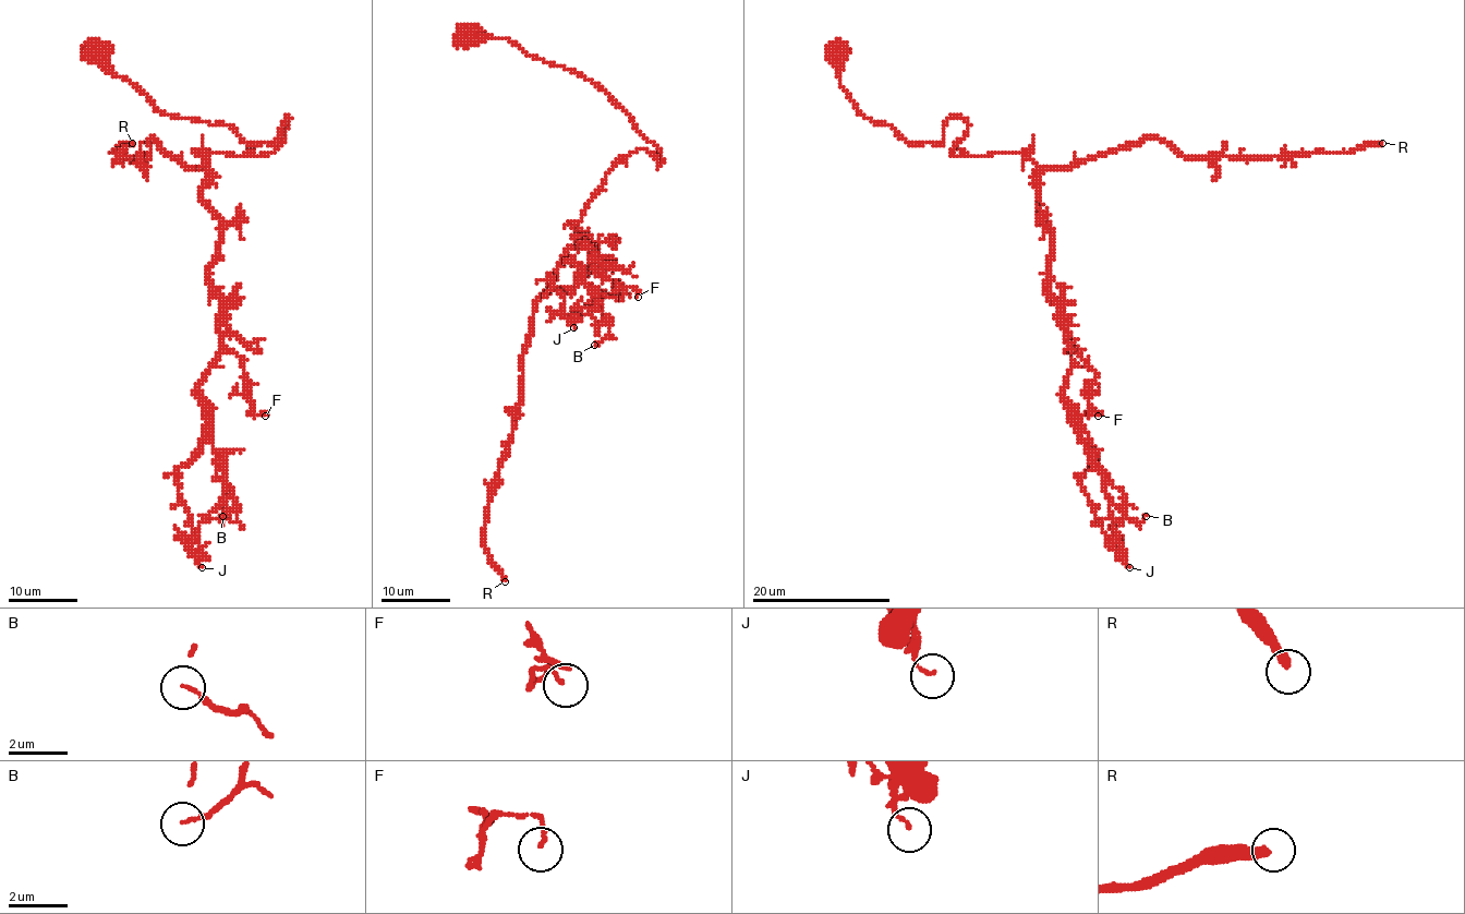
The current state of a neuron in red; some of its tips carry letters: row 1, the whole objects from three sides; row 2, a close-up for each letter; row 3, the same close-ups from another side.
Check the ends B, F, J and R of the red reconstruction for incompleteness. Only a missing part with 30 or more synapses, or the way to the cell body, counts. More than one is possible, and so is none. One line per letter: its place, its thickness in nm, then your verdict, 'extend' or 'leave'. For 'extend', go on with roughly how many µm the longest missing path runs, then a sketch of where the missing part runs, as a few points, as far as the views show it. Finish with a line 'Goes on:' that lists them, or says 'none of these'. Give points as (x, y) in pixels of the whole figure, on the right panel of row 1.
B: (1146, 516) | 100 nm | leave
F: (1098, 416) | 110 nm | leave
J: (1129, 567) | 100 nm | leave
R: (1382, 143) | 320 nm | extend | 190 µm
Goes on: R

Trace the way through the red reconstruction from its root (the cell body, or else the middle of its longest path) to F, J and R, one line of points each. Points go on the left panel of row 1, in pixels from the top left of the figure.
F: (95, 51), (158, 110), (252, 145), (289, 117), (273, 152), (210, 152), (203, 190), (220, 340), (265, 416)
J: (95, 51), (252, 145), (289, 117), (273, 152), (206, 155), (226, 492), (202, 567)
R: (95, 51), (158, 110), (252, 145), (289, 117), (273, 152), (203, 167), (152, 137), (111, 152), (132, 143)

